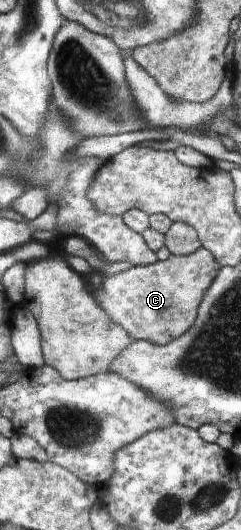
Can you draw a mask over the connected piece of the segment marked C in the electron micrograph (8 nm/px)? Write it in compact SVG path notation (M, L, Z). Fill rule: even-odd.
M203 247L190 254L173 255L146 266L133 266L127 271L104 278L102 291L92 290L92 296L109 315L121 324L132 340L145 340L165 345L177 340L197 320L199 307L209 287L213 285L221 265Z

